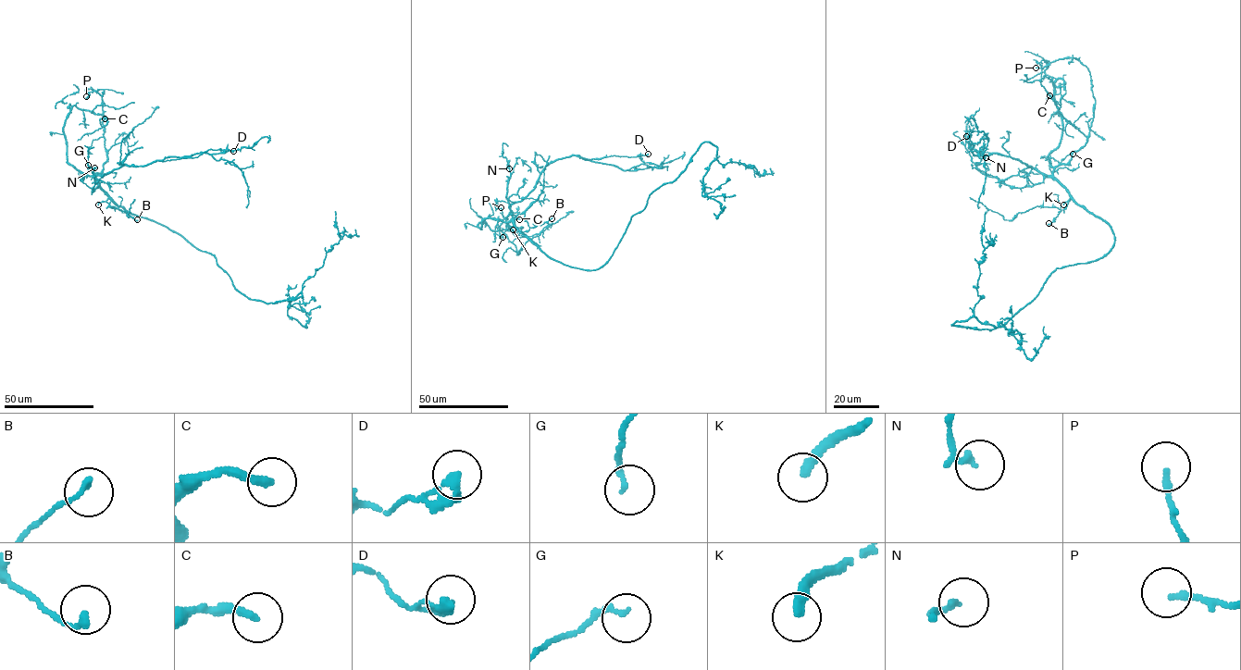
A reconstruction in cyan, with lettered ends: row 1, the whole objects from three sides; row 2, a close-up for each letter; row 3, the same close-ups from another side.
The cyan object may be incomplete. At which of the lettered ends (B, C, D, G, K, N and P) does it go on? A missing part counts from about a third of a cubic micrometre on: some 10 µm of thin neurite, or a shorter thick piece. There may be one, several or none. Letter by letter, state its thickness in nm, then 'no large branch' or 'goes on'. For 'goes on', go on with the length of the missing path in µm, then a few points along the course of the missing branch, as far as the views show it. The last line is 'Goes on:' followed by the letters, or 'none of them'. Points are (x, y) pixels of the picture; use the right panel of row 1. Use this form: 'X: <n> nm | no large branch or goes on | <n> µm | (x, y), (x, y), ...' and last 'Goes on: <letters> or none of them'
B: 200 nm | no large branch
C: 240 nm | no large branch
D: 240 nm | no large branch
G: 160 nm | no large branch
K: 280 nm | goes on | 50 µm
N: 190 nm | no large branch
P: 190 nm | no large branch
Goes on: K

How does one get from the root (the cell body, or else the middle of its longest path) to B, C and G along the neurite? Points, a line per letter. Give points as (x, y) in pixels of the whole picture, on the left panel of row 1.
B: (168, 228), (132, 215), (111, 200), (110, 206), (137, 219)
C: (168, 228), (128, 212), (68, 162), (63, 127), (70, 109), (101, 114), (106, 119), (102, 126), (105, 118)
G: (168, 228), (119, 206), (101, 187), (88, 165)

